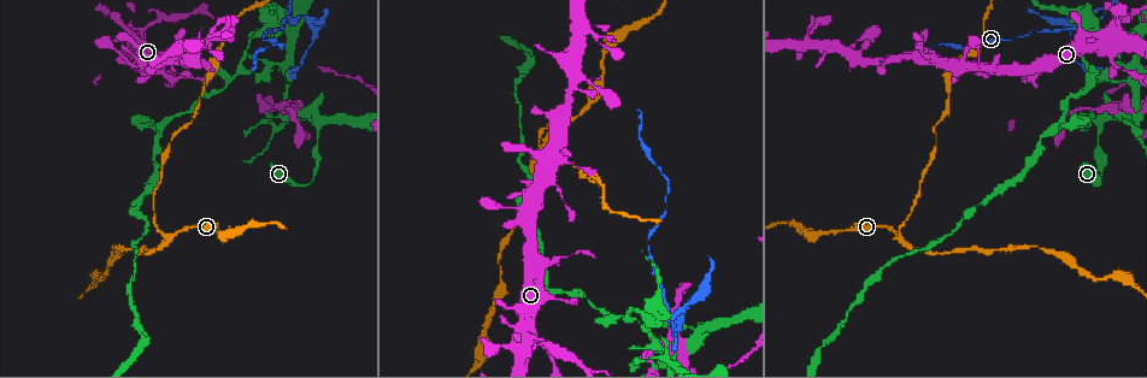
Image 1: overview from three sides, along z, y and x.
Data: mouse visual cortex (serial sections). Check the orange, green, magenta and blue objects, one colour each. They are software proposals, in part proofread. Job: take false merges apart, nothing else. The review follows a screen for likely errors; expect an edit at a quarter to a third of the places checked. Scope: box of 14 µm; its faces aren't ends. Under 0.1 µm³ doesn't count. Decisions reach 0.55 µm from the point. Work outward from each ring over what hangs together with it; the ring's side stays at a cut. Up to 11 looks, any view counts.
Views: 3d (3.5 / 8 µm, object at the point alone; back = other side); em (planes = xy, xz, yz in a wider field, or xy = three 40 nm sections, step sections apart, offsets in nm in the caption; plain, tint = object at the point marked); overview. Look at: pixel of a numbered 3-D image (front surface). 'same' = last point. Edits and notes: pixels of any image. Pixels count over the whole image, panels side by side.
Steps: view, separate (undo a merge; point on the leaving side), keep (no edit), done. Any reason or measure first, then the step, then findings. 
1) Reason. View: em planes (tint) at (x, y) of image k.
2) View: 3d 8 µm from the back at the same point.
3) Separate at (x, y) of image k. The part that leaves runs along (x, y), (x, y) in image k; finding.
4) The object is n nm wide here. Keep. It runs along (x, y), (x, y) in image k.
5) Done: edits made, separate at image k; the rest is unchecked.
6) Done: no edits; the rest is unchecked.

Sudden change in width. View: 3d 3.5 µm at (546, 350) of image 1.

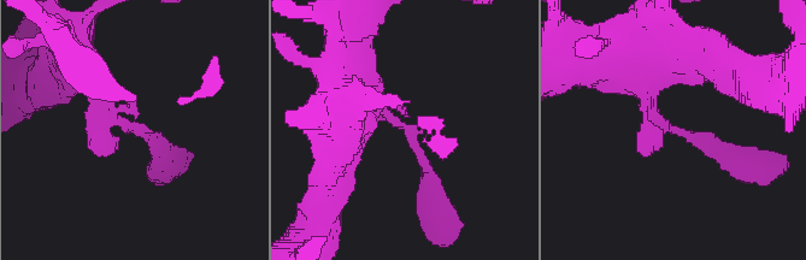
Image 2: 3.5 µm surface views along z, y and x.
Now the EM. View: em xy step 5 (plain) at (677, 130) of image 2.

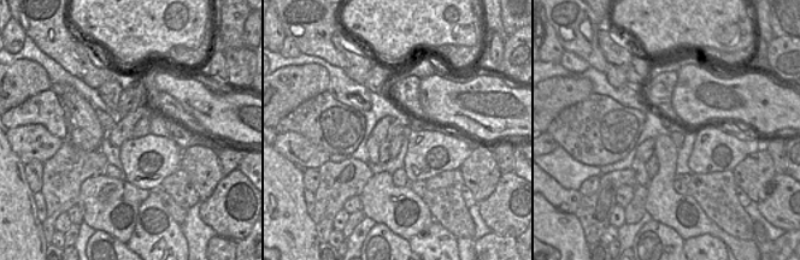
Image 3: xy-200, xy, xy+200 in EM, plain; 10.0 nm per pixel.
View: em xy step 5 (tint) at the same point.

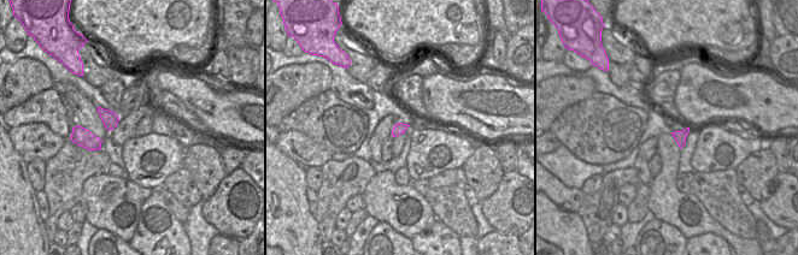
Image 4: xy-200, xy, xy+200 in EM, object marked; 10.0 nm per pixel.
Keep. It runs along (637, 78), (659, 123), (736, 164) in image 2; all the same cell.

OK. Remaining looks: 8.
Thin neck. View: 3d 8 µm at (157, 23) of image 1.

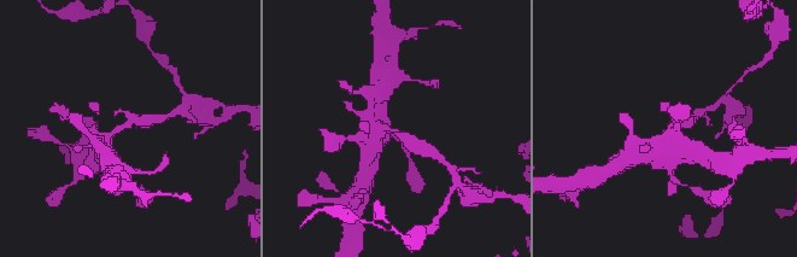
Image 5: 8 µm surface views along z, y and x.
Zoom in. View: 3d 3.5 µm from the back at (396, 129) of image 5.

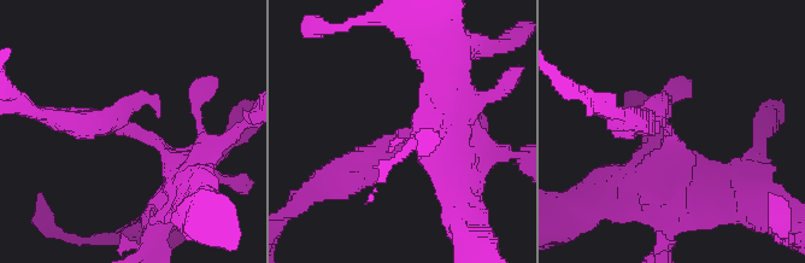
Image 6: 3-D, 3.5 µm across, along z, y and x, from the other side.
Now the EM. View: em xy step 5 (tint) at (668, 128) of image 6.

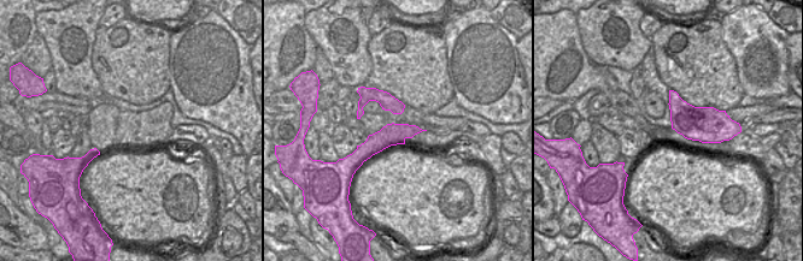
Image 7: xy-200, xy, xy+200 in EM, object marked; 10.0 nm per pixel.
The arms are 400, 400 nm wide. Separate at (104, 128) of image 6. The part that leaves runs along (119, 123), (68, 123), (30, 112) in image 6; two cells meet here.

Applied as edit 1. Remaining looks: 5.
Sharp bend. View: em planes (tint) at (1133, 66) of image 1.

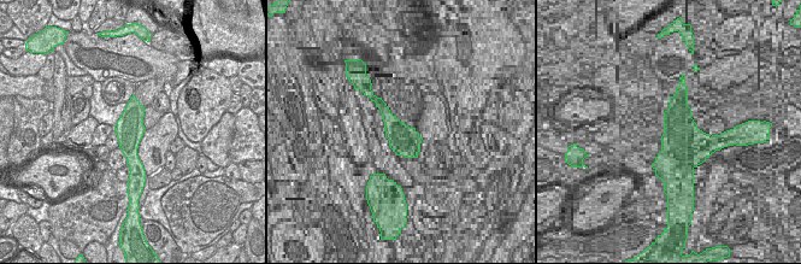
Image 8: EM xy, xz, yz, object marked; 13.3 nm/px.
View: 3d 3.5 µm at the same point.

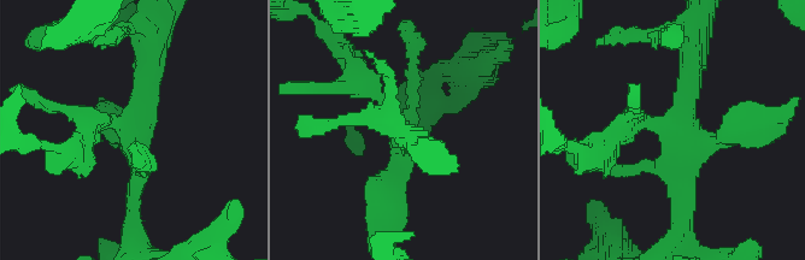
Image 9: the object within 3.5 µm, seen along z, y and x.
3 arms meet here. Keep. It runs along (677, 195), (671, 125), (612, 140) in image 9; all the same cell.

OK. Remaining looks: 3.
Two arms in line, one across. View: 3d 3.5 µm at (676, 334) of image 1.

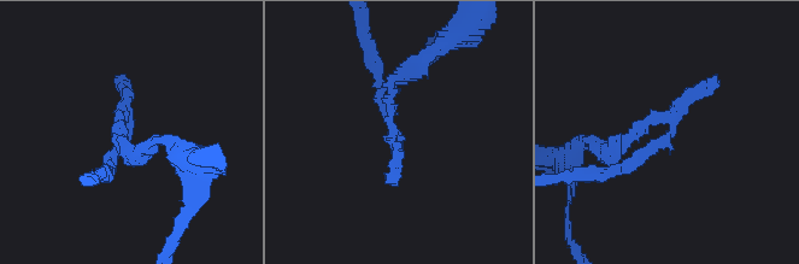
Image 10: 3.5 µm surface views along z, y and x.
View: em xy step 1 (plain) at (672, 123) of image 10.

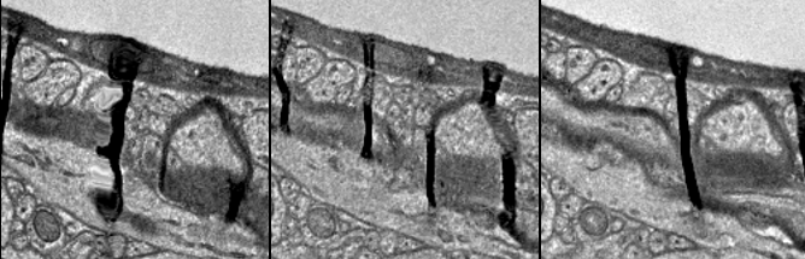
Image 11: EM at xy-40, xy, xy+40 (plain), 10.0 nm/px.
Where the object lies. View: em xy step 1 (tint) at the same point.

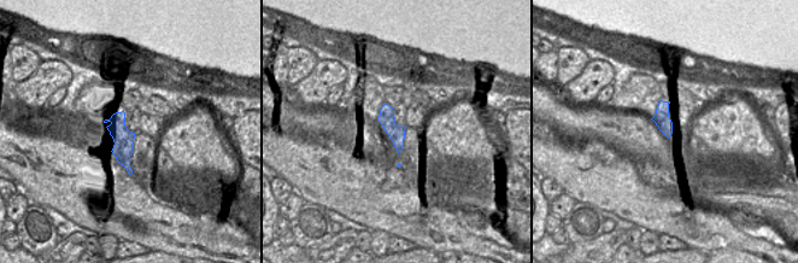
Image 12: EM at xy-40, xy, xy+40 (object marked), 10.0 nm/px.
3 arms meet here. Separate at (115, 129) of image 10. The part that leaves runs along (124, 116), (128, 153), (162, 139) in image 10; two cells meet here.

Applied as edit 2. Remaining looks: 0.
Done: edits made, separate at image 6, separate at image 10; the rest is unchecked.

